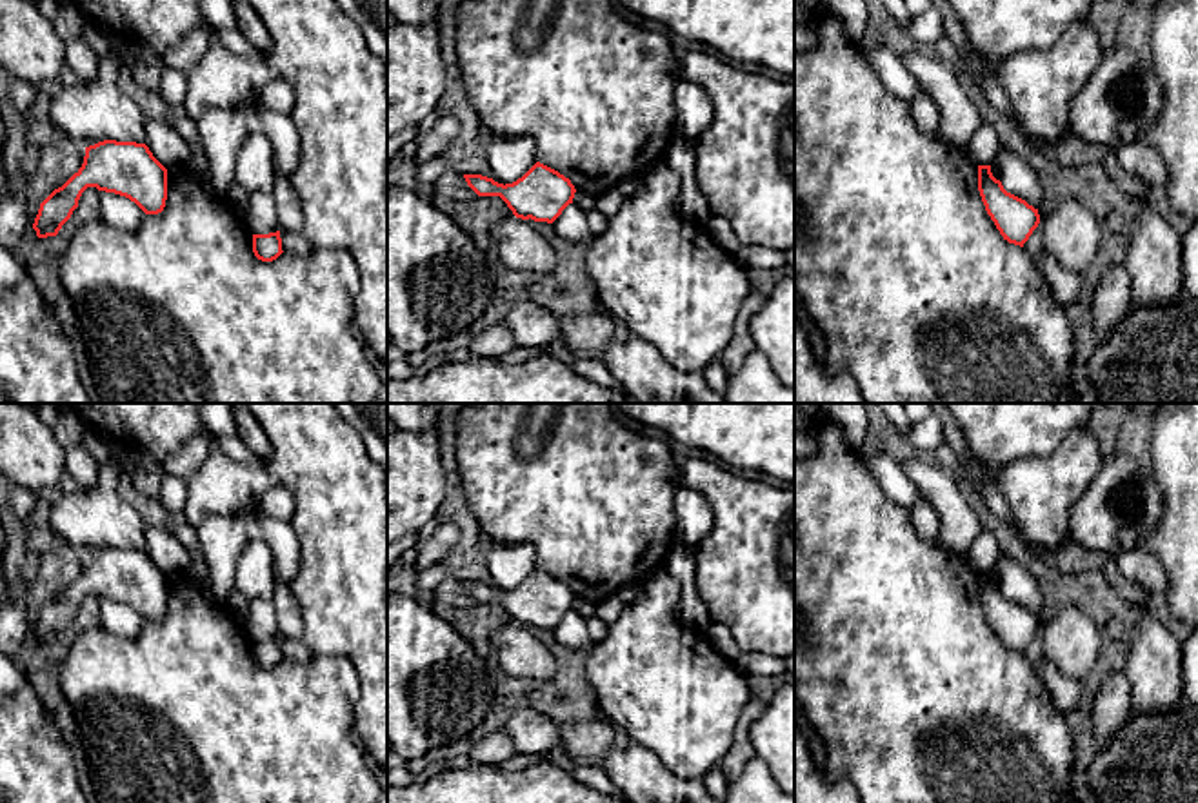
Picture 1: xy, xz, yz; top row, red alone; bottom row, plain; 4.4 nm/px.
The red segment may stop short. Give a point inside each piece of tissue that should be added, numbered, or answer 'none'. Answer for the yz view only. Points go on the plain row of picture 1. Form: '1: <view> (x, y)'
none

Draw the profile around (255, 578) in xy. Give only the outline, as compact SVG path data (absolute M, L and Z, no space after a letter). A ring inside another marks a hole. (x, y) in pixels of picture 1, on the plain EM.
M260 540L249 541L236 563L235 590L249 601L269 600L276 581L271 549Z

